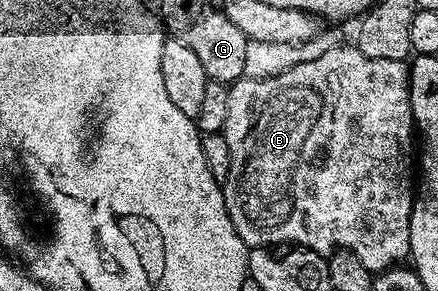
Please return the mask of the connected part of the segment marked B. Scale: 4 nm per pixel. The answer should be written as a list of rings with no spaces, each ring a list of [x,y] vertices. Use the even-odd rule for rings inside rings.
[[[329,46],[326,54],[322,54],[322,58],[314,58],[314,62],[302,62],[298,66],[294,66],[290,70],[286,70],[277,76],[270,78],[262,78],[261,80],[250,80],[241,78],[231,85],[228,90],[229,108],[226,109],[226,122],[222,139],[228,147],[228,181],[223,181],[222,198],[226,202],[226,210],[228,217],[232,220],[234,230],[244,240],[245,245],[249,249],[262,248],[265,246],[299,246],[309,248],[321,254],[331,254],[338,248],[345,248],[354,254],[358,254],[358,259],[362,262],[362,266],[366,266],[369,272],[379,274],[385,272],[388,268],[395,268],[403,265],[410,256],[410,214],[412,213],[412,202],[414,199],[414,125],[412,123],[412,107],[408,101],[408,74],[410,68],[405,61],[387,60],[386,58],[366,58],[366,54],[362,54],[362,50],[358,50],[355,46],[348,48],[336,48]]]

